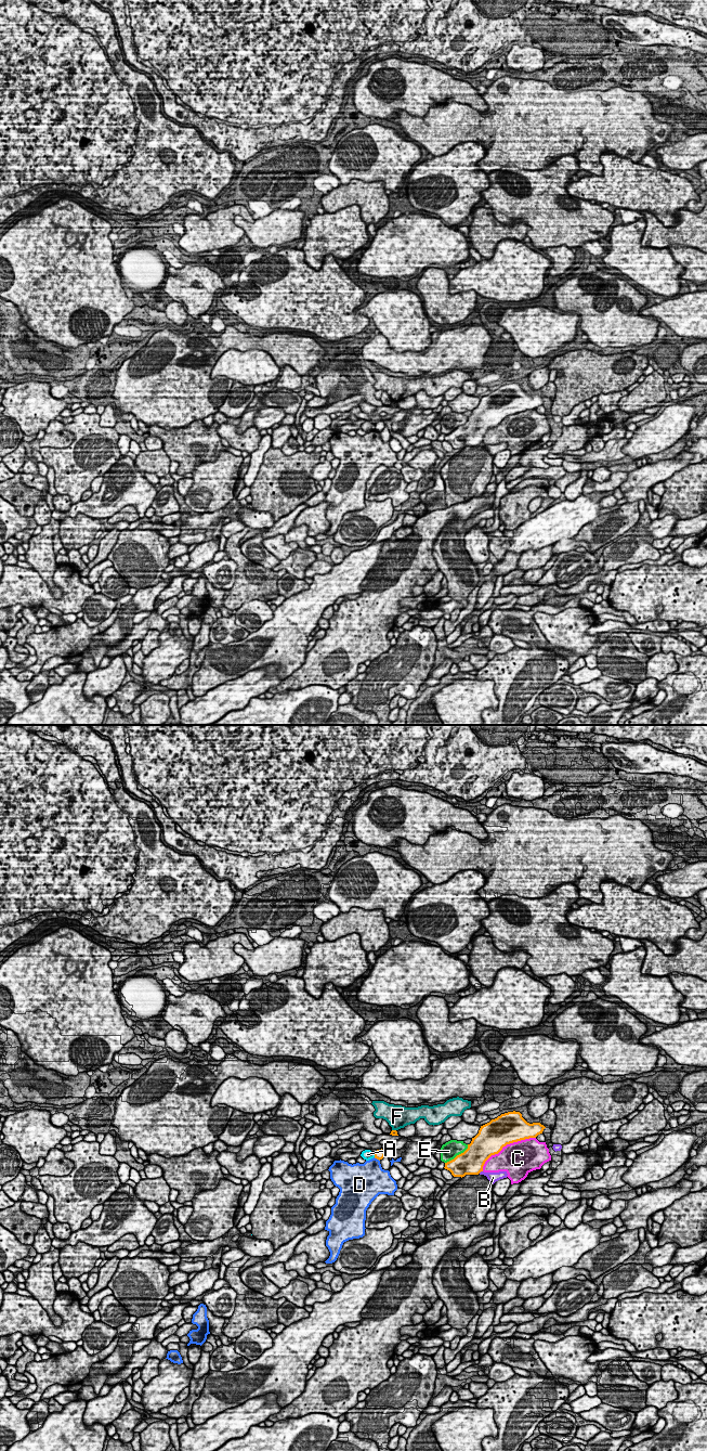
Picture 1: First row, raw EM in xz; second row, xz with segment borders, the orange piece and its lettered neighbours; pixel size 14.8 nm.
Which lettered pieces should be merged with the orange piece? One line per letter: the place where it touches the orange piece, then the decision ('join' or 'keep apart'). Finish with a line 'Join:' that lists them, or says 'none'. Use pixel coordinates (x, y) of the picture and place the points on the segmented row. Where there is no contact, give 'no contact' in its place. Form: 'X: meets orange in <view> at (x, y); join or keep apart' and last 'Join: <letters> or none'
A: meets orange in xz at (375, 1155); keep apart
B: meets orange in xz at (480, 1171); keep apart
C: meets orange in xz at (506, 1144); keep apart
D: meets orange in xz at (377, 1158); keep apart
E: meets orange in xz at (457, 1155); keep apart
F: meets orange in xz at (394, 1130); keep apart
Join: none

